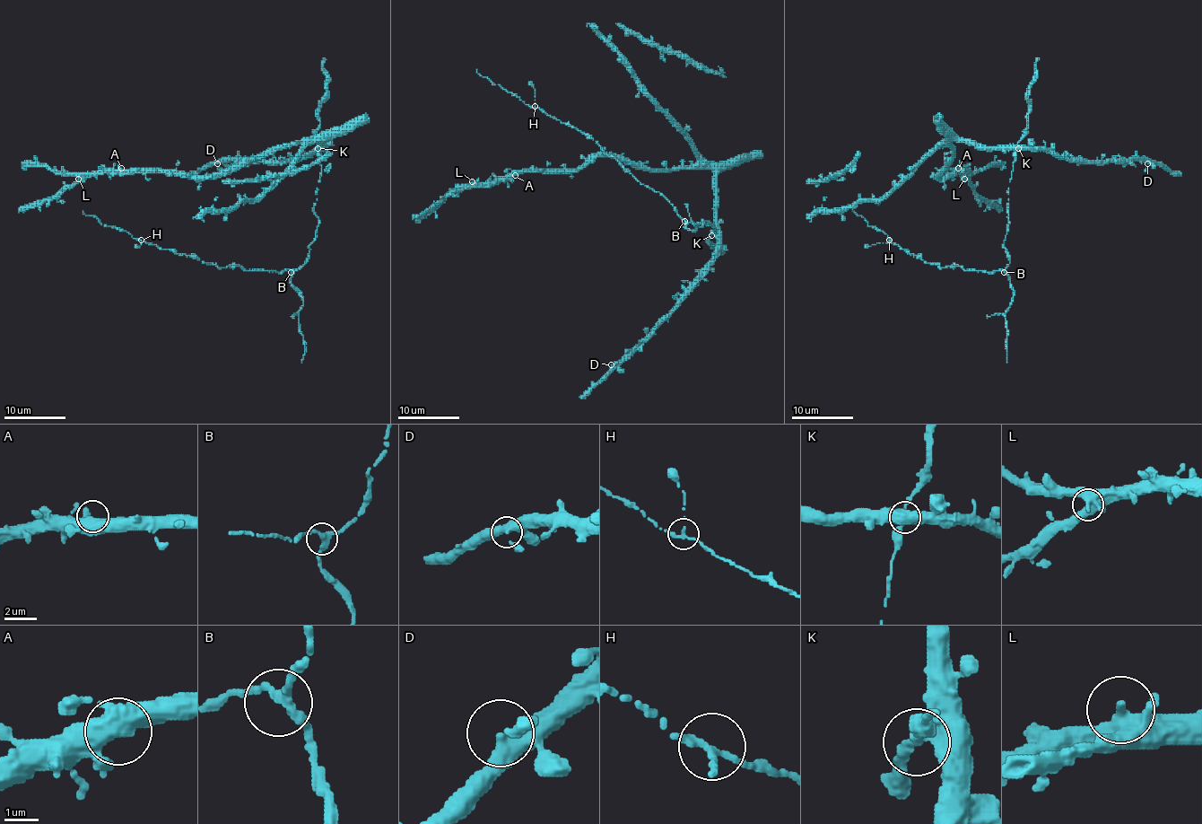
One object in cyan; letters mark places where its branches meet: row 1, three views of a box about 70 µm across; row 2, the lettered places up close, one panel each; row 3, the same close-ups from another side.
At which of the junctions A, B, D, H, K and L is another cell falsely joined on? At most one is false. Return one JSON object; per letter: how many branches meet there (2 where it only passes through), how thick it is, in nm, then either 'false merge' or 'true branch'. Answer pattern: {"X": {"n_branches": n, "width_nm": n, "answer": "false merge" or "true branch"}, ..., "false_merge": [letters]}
{"A": {"n_branches": 4, "width_nm": 360, "answer": "true branch"}, "B": {"n_branches": 3, "width_nm": 280, "answer": "true branch"}, "D": {"n_branches": 3, "width_nm": 280, "answer": "true branch"}, "H": {"n_branches": 2, "width_nm": 240, "answer": "true branch"}, "K": {"n_branches": 3, "width_nm": 280, "answer": "true branch"}, "L": {"n_branches": 2, "width_nm": 360, "answer": "true branch"}, "false_merge": []}

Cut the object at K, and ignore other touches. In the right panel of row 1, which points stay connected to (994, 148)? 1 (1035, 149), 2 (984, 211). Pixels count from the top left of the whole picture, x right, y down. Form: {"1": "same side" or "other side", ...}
{"1": "same side", "2": "same side"}

